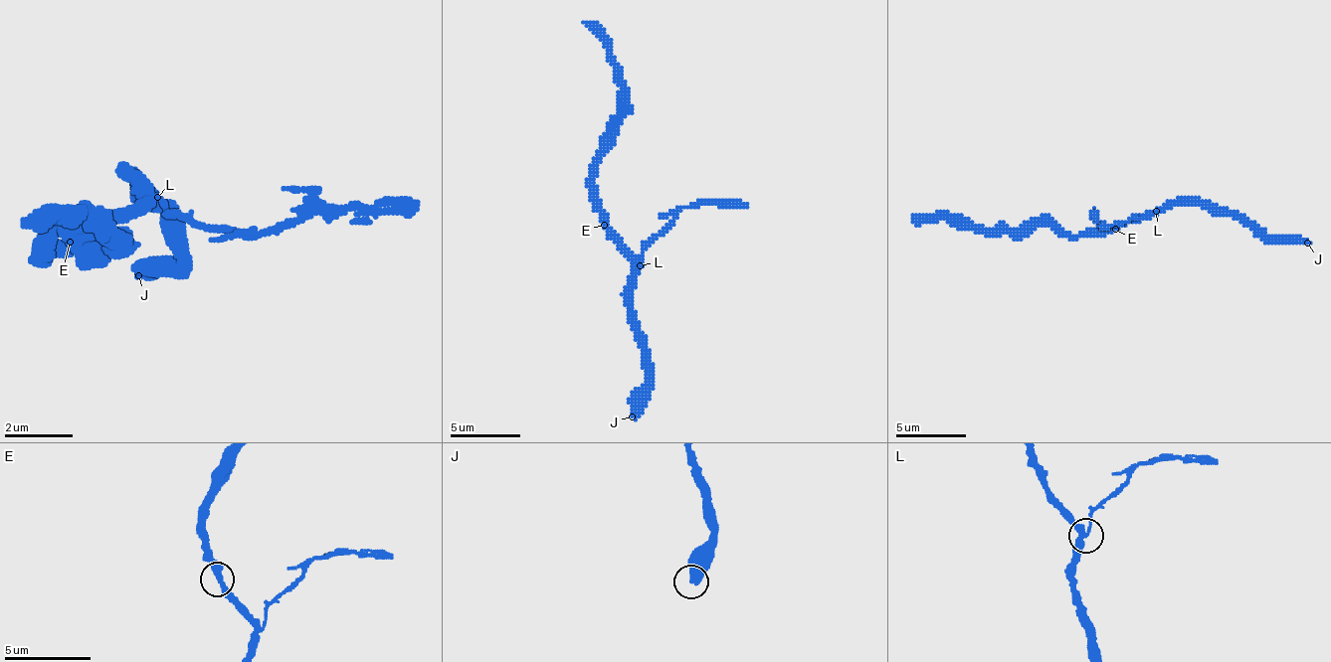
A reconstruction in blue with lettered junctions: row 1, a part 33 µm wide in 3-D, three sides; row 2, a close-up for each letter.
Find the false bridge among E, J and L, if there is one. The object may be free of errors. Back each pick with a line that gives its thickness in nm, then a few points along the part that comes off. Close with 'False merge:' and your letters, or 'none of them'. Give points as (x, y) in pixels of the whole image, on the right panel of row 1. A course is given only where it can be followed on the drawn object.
L: calibre 300 nm; course (1157, 212), (1139, 219), (1101, 226), (1094, 219), (1097, 212)
False merge: L

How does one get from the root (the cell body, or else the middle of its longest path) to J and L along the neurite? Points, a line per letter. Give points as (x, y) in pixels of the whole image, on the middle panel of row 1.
J: (608, 221), (618, 248), (632, 262), (632, 319), (643, 340), (646, 403), (632, 416)
L: (608, 221), (615, 242), (639, 266)

